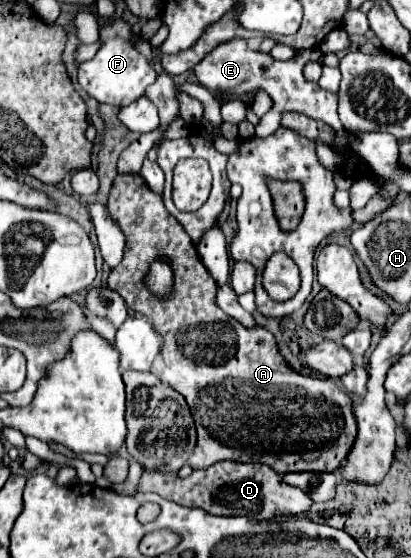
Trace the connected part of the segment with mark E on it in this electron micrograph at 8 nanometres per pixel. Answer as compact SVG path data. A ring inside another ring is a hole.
M232 39L228 43L214 47L212 51L208 51L202 57L202 61L194 65L194 75L196 75L198 83L202 87L210 89L214 95L242 97L244 91L262 87L274 99L274 105L255 127L255 136L257 137L272 135L280 127L280 119L286 111L298 111L298 113L308 115L312 119L322 119L334 131L344 131L344 127L338 119L338 97L334 93L322 89L318 83L306 81L302 77L304 65L308 61L318 61L320 57L322 57L322 51L318 47L310 47L310 49L298 49L296 55L288 61L276 61L270 53L250 49L244 39Z

